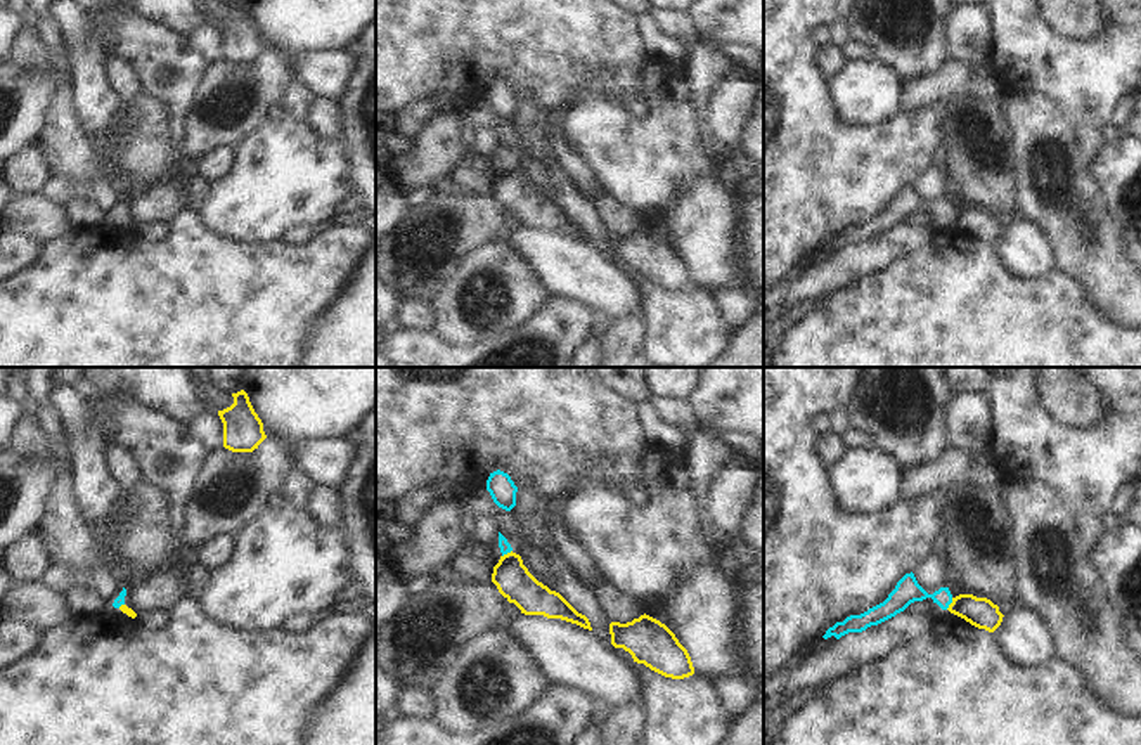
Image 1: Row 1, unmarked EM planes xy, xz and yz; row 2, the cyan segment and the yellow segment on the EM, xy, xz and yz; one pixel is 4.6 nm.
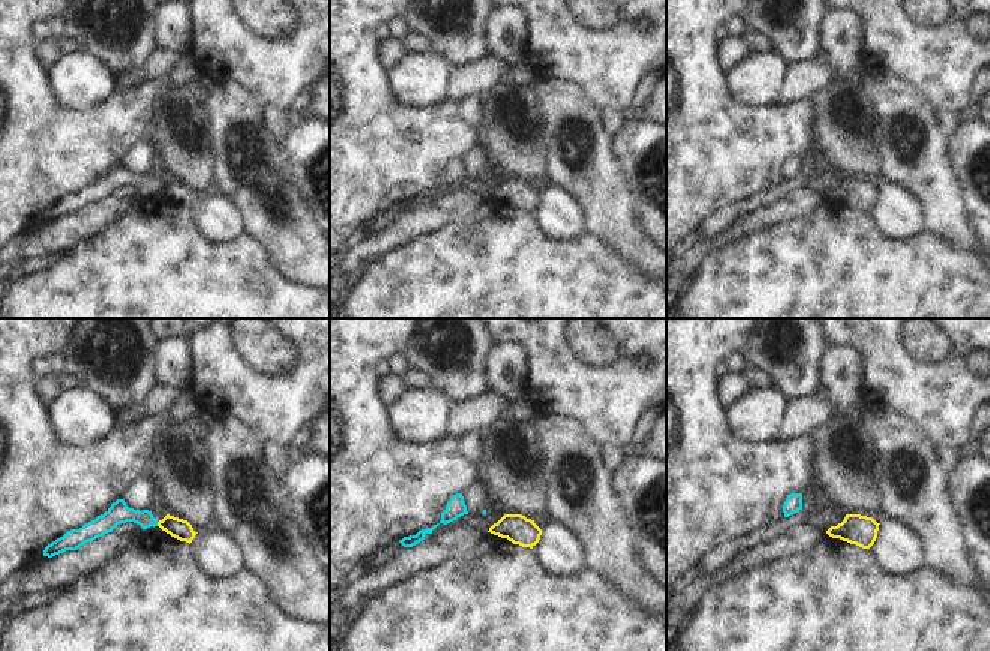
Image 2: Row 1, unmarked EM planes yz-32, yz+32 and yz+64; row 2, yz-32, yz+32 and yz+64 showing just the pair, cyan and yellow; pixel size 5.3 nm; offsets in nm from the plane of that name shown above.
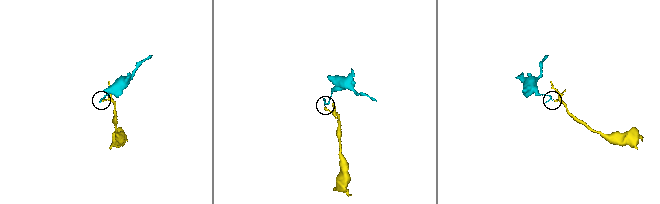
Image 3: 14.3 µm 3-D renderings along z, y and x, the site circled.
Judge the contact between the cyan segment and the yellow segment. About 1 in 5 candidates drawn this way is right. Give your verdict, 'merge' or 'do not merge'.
do not merge

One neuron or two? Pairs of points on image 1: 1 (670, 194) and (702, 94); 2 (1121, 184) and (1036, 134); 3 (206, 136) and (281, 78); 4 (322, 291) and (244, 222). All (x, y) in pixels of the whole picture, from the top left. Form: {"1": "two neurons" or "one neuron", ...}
{"1": "two neurons", "2": "two neurons", "3": "one neuron", "4": "two neurons"}

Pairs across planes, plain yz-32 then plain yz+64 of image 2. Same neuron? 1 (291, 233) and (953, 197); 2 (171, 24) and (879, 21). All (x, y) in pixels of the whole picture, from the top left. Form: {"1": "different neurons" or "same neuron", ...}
{"1": "same neuron", "2": "different neurons"}

